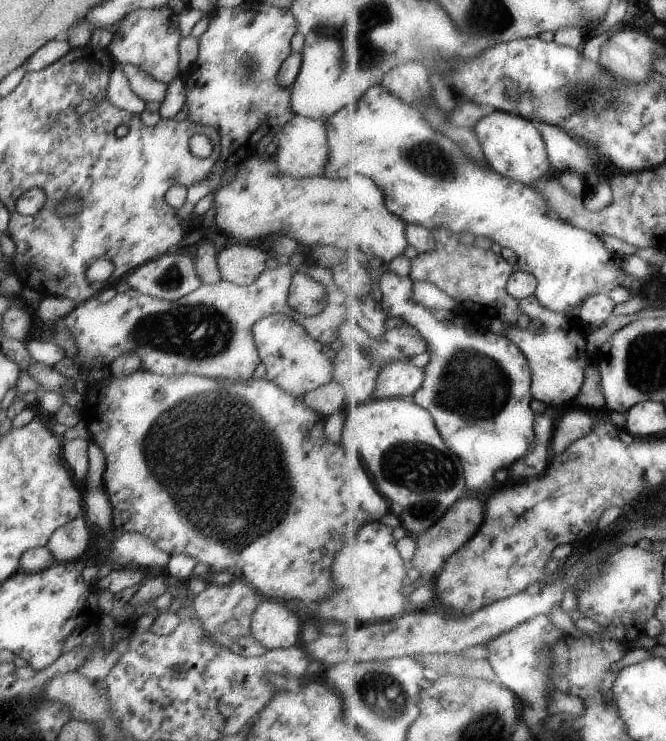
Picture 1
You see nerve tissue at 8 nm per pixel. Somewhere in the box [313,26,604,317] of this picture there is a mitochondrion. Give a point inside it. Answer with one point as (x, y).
(433, 160)

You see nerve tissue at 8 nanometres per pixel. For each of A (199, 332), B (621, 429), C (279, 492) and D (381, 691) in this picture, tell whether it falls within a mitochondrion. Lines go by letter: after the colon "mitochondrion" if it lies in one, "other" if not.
A: mitochondrion
B: other
C: mitochondrion
D: mitochondrion

